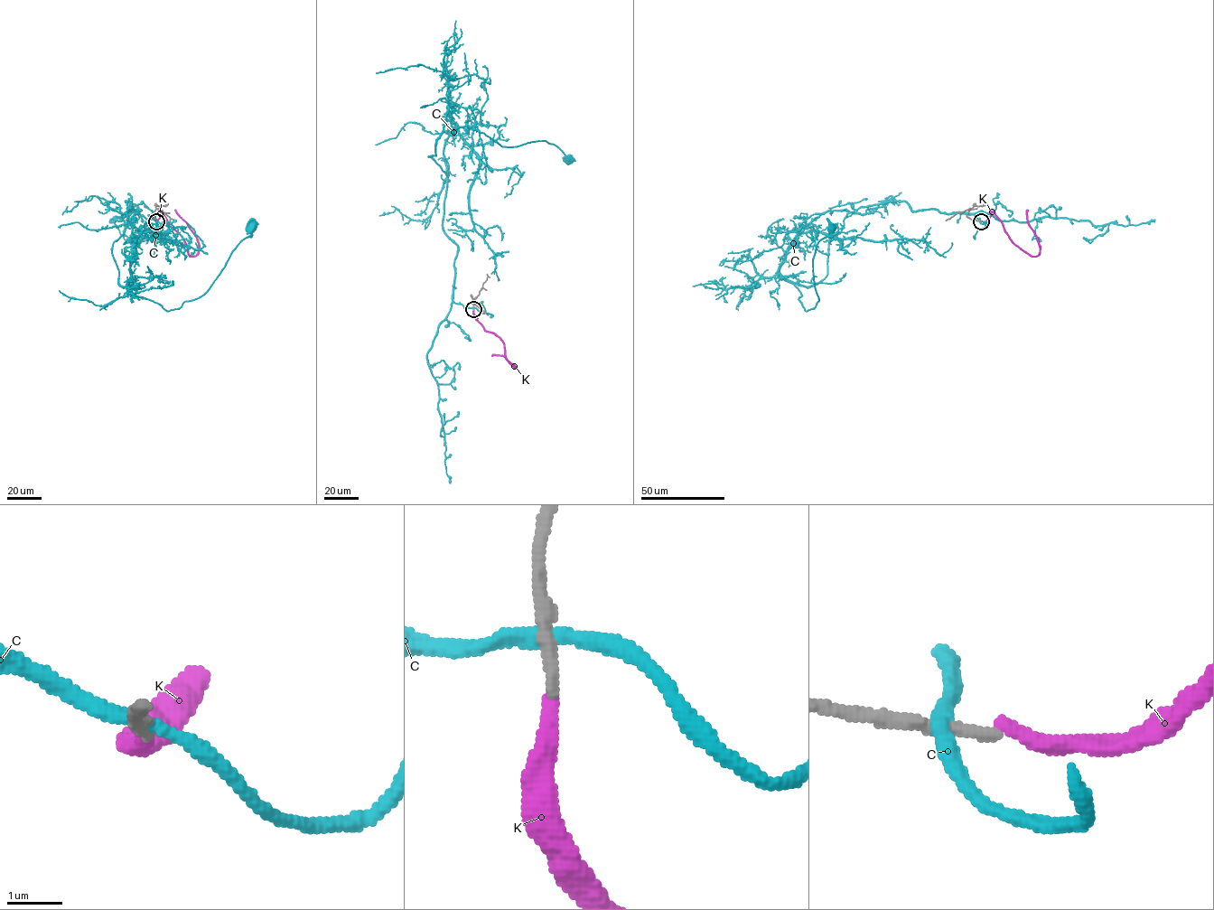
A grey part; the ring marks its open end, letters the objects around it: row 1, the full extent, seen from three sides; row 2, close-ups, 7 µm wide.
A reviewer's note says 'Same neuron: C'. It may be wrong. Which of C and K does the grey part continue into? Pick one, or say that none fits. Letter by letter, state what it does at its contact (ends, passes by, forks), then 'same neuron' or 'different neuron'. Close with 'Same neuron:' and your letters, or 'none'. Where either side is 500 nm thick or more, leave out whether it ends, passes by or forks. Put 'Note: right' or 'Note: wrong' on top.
Note: wrong
C: it passes by | different neuron
K: it ends | different neuron
Same neuron: none

